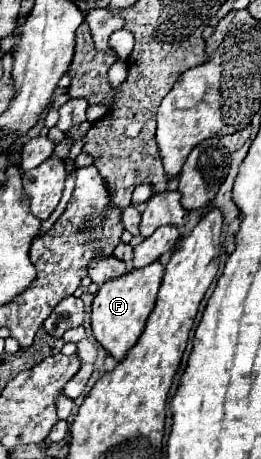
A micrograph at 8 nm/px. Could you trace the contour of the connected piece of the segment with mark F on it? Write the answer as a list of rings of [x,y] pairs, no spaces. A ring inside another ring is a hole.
[[[156,261],[150,263],[148,267],[142,269],[134,269],[118,279],[112,279],[108,283],[104,283],[92,303],[92,333],[96,337],[96,341],[116,359],[122,361],[128,351],[136,345],[140,333],[146,327],[146,319],[154,309],[156,303],[156,295],[162,283],[162,275],[164,275],[164,267]]]

